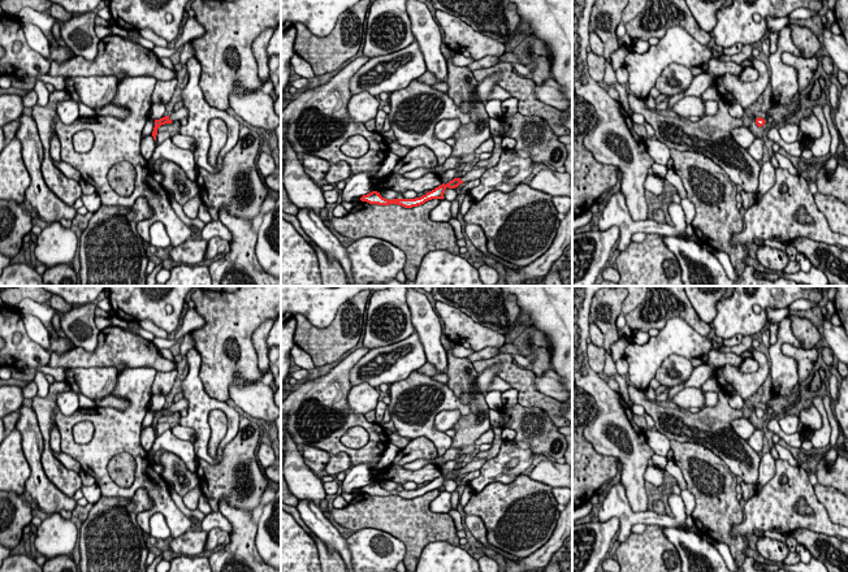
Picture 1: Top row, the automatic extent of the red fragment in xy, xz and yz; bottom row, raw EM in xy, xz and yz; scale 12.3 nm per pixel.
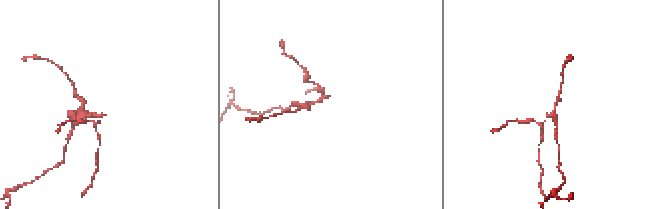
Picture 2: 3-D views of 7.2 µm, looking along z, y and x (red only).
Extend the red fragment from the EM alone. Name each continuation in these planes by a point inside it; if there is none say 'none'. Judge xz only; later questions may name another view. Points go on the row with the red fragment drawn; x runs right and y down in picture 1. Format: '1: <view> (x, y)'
1: xz (476, 173)

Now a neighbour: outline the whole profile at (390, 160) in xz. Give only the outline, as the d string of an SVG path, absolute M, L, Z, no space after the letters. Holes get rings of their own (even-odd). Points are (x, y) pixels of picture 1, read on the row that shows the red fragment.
M389 152L389 155L385 157L380 170L377 172L376 177L377 178L384 178L391 174L394 166L397 162L401 160L399 156L394 155L393 152Z

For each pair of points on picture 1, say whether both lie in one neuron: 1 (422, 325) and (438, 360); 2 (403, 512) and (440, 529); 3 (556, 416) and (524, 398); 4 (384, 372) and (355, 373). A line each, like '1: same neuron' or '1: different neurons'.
1: same neuron
2: same neuron
3: same neuron
4: same neuron

